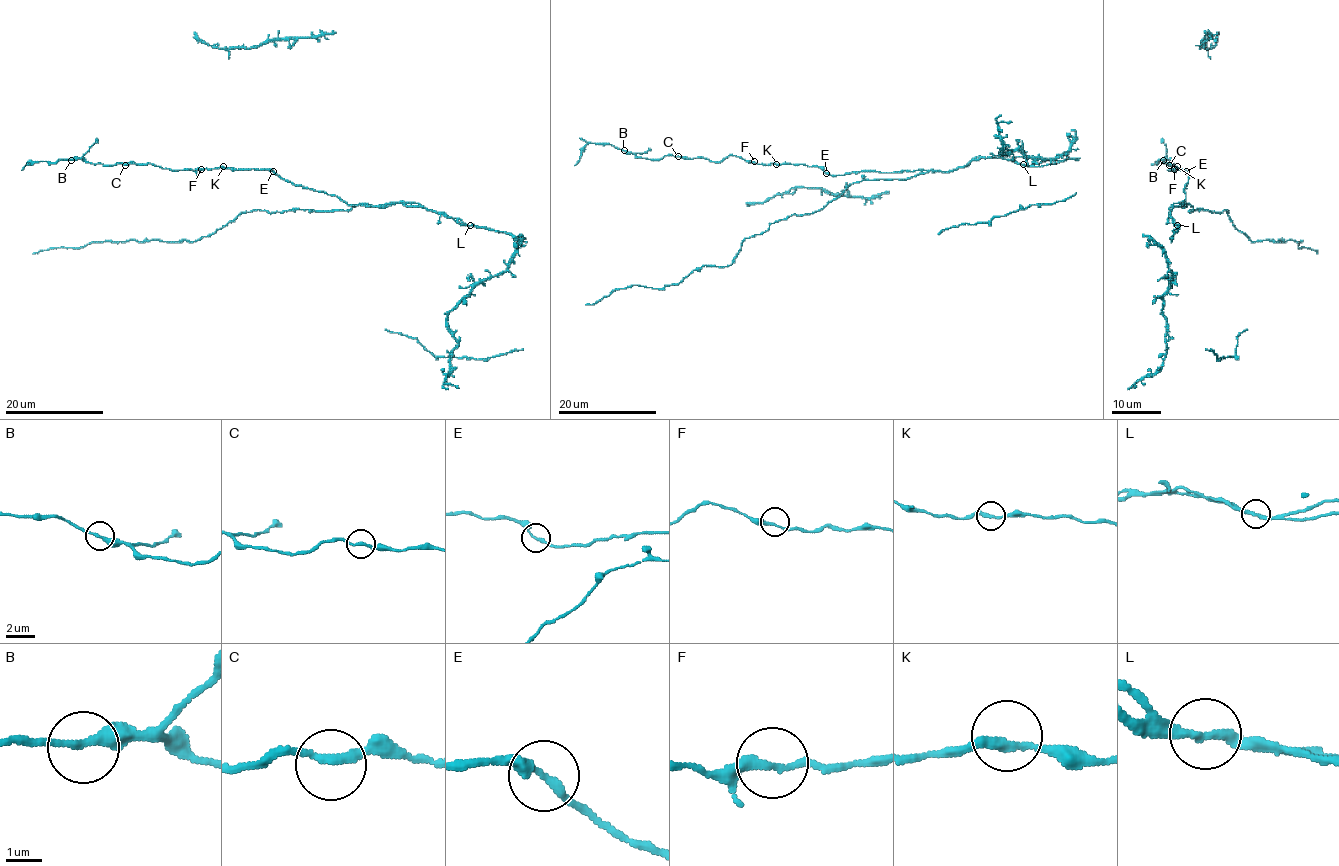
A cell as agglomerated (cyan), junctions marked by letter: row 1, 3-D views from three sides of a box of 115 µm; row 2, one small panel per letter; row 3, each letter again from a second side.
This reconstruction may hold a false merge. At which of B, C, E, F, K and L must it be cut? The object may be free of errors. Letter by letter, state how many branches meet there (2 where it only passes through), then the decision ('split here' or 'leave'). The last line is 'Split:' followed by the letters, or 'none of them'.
B: 2 | leave
C: 2 | leave
E: 2 | leave
F: 2 | leave
K: 2 | leave
L: 2 | leave
Split: none of them

